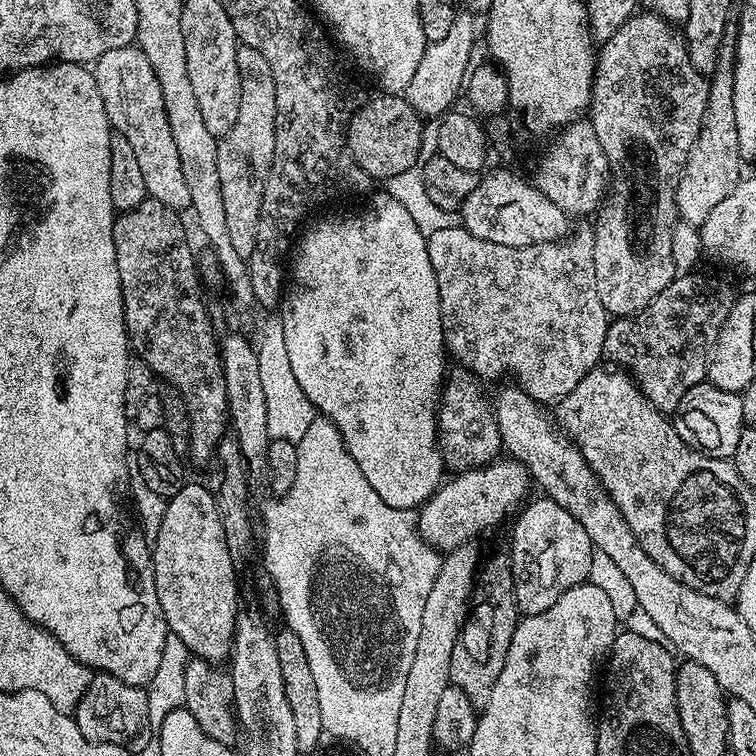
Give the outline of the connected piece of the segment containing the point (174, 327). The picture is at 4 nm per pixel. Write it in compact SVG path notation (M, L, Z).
M151 198L143 200L138 206L131 208L129 212L120 212L112 221L112 237L114 238L114 258L118 262L118 278L122 286L122 302L124 303L124 325L128 331L128 342L131 351L137 356L141 356L150 366L150 370L160 379L170 384L175 391L179 392L186 402L186 408L189 411L190 418L190 442L187 455L193 457L200 463L200 466L207 465L212 459L214 450L218 446L218 442L229 431L230 421L228 419L228 399L226 398L226 378L222 370L222 362L220 361L220 345L218 343L217 333L212 327L212 318L210 315L209 305L204 305L204 292L202 287L202 272L198 267L197 253L192 253L192 248L188 245L188 228L185 221L182 220L176 224L177 218L181 213L177 209L166 206L162 202Z

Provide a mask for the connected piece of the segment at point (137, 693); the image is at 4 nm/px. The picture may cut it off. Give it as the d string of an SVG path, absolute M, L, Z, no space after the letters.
M103 674L93 675L86 694L82 694L74 709L74 719L78 730L82 730L82 734L96 744L113 744L139 750L149 744L151 736L148 735L154 732L147 691L141 685L127 684Z

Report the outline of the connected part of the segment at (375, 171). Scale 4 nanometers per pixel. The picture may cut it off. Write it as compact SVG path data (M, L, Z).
M376 94L373 100L365 104L363 101L352 115L348 124L348 149L354 162L358 162L373 181L387 182L394 178L394 174L417 167L421 159L420 147L424 144L424 124L425 121L403 95Z

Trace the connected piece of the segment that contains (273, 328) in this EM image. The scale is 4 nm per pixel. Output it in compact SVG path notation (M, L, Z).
M272 312L262 322L256 339L258 354L258 370L261 375L262 390L266 397L267 432L269 439L299 443L306 434L318 413L316 408L305 397L297 382L294 370L290 367L287 356L286 336L283 333L282 320L279 313Z

